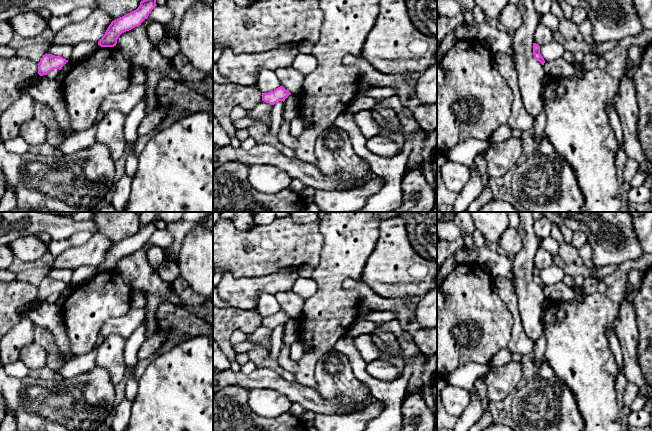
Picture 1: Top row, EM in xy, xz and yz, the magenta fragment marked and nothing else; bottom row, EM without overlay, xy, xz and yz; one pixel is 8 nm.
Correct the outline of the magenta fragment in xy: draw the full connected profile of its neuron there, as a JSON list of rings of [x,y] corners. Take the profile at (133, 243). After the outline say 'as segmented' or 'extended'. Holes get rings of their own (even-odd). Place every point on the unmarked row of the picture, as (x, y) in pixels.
[[[156,212],[152,221],[141,225],[136,234],[112,245],[104,260],[99,264],[98,269],[101,271],[114,271],[117,268],[118,261],[122,257],[141,249],[141,247],[148,242],[151,235],[157,230],[156,222],[160,220],[160,213],[161,212]]] | as segmented

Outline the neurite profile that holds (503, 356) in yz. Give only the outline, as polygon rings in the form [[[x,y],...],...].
[[[508,348],[501,349],[496,353],[496,355],[490,361],[491,368],[499,367],[512,361],[512,355],[513,354],[510,352]]]

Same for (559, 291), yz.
[[[563,282],[545,285],[543,290],[547,300],[573,301],[576,304],[582,302],[583,294],[567,286]]]

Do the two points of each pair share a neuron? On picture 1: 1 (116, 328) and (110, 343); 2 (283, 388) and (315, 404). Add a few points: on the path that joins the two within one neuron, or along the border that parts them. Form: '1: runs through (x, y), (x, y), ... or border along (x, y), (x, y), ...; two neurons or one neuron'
1: border along (105, 337), (119, 335), (125, 340); two neurons
2: runs through (291, 389), (307, 397); one neuron

